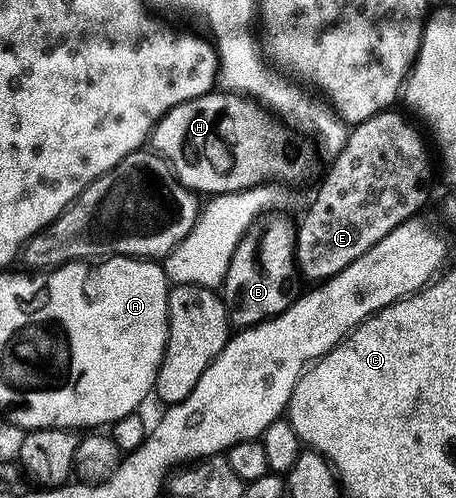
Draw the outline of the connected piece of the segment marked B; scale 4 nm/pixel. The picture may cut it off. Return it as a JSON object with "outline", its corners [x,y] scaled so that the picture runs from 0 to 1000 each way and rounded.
{"outline":[[[605,424],[583,430],[546,460],[522,510],[509,520],[493,568],[482,574],[482,594],[515,663],[550,661],[623,633],[649,602],[645,556],[649,564],[654,464],[647,446],[625,444],[612,432]]]}

